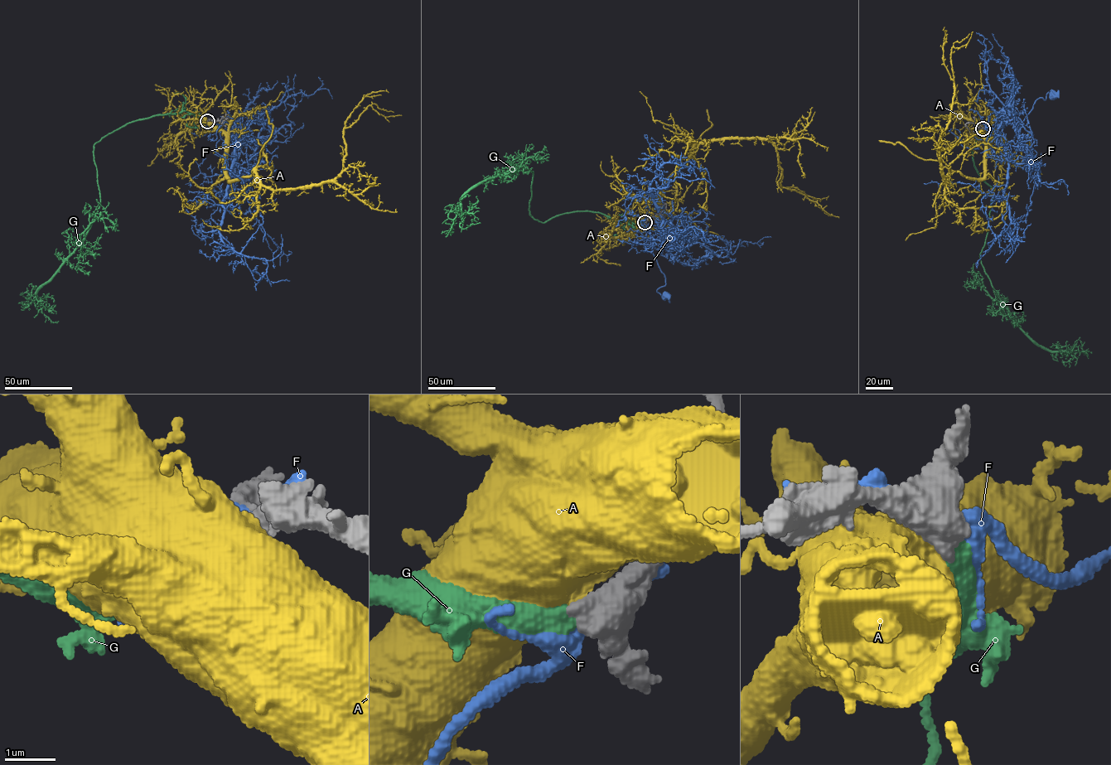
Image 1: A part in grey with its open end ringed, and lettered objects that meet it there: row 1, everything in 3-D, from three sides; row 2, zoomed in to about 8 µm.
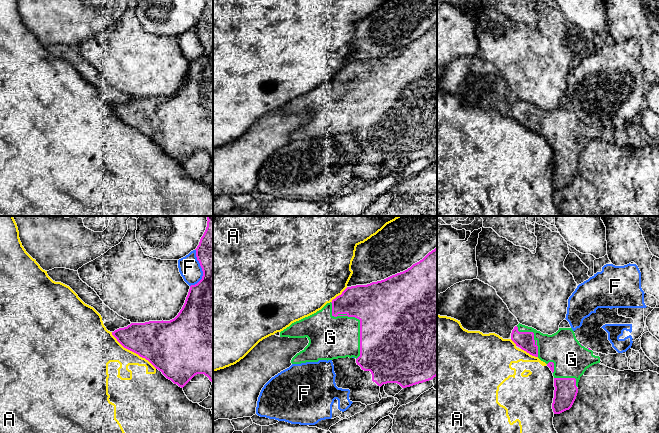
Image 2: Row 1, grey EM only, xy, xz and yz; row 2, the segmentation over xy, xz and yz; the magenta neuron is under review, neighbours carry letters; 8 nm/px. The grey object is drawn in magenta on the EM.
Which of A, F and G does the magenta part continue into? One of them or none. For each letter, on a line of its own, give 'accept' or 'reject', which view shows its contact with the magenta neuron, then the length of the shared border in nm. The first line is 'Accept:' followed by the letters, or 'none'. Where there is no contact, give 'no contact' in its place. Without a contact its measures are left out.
Accept: G
A: reject; contact in xy; length 460 nm
F: reject; contact in xy; length 300 nm
G: accept; contact in xz; length 500 nm

